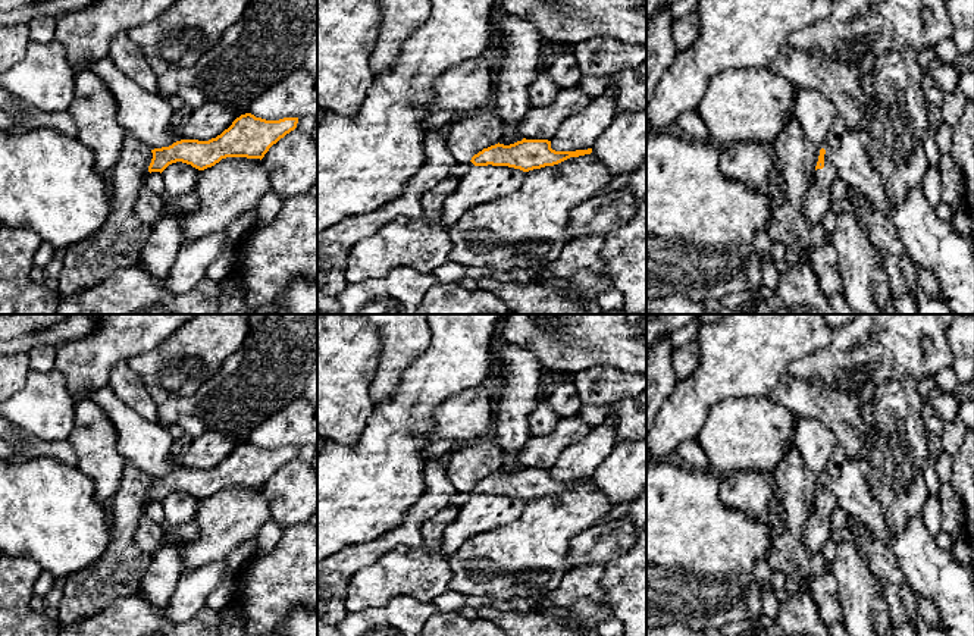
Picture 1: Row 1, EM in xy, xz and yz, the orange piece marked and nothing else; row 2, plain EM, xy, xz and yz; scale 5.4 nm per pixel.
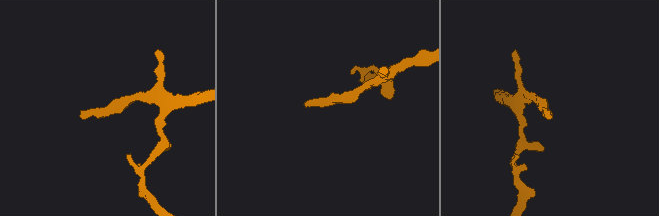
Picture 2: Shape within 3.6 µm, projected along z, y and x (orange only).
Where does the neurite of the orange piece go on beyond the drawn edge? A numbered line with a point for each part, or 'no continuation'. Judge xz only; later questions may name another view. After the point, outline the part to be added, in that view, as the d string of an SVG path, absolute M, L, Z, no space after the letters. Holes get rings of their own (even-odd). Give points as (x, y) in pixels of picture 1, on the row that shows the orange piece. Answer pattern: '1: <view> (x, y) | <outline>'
1: xz (457, 171) | M472 162L467 163L464 169L460 165L454 165L454 169L450 173L450 176L454 176L458 179L464 172L469 172L472 167L475 167L475 165Z

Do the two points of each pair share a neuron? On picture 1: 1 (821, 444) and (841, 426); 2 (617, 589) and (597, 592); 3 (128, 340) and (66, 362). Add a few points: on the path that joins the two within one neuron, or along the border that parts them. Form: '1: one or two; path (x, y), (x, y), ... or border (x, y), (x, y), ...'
1: two; border (801, 417), (816, 417), (838, 442)
2: two; border (603, 566), (601, 588), (607, 602)
3: one; path (113, 340), (87, 362), (81, 362)

